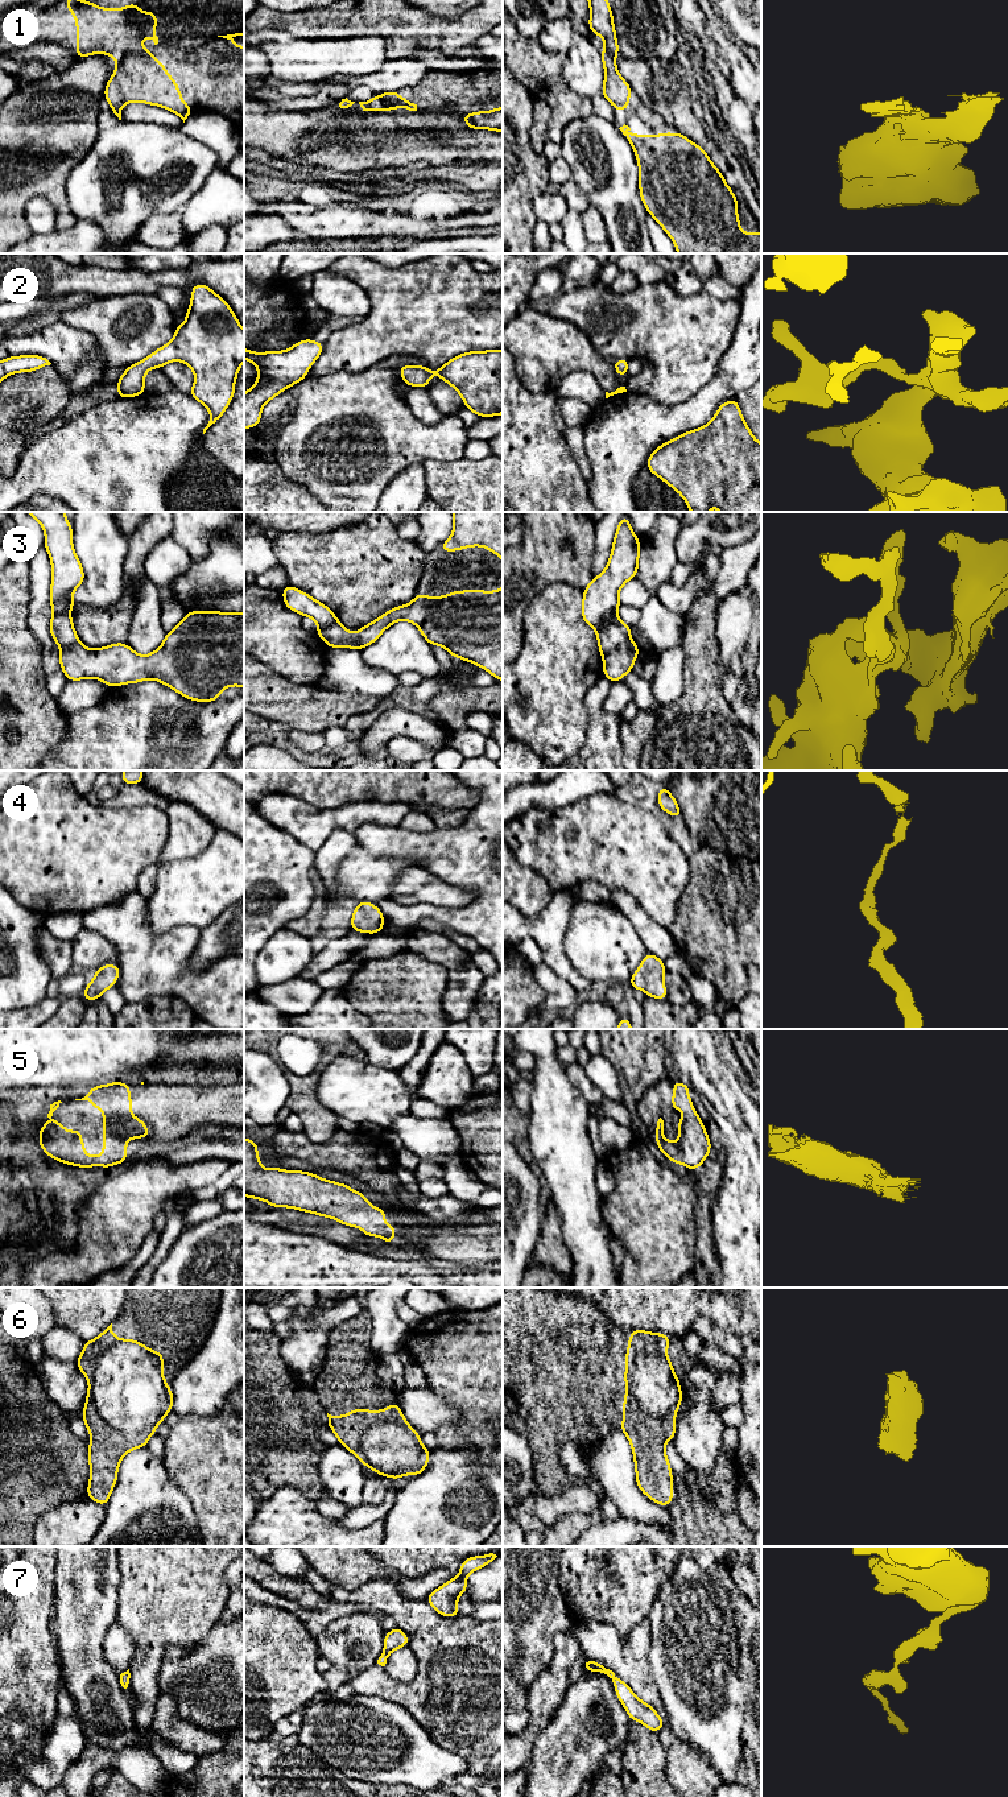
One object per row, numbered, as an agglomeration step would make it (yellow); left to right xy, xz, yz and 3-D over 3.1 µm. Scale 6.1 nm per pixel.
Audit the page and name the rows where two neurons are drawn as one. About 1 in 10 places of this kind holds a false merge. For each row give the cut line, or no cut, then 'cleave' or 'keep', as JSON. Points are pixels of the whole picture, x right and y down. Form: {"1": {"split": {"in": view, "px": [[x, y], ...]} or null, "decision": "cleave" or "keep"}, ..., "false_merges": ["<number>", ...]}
{"1": {"split": {"in": "xy", "px": [[141, 50], [116, 57]]}, "decision": "cleave"}, "2": {"split": null, "decision": "keep"}, "3": {"split": {"in": "yz", "px": [[630, 637], [622, 641], [603, 660]]}, "decision": "cleave"}, "4": {"split": null, "decision": "keep"}, "5": {"split": null, "decision": "keep"}, "6": {"split": null, "decision": "keep"}, "7": {"split": null, "decision": "keep"}, "false_merges": ["1", "3"]}

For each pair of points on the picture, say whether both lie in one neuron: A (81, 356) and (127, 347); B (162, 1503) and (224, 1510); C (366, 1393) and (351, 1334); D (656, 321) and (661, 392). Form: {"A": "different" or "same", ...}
{"A": "different", "B": "different", "C": "same", "D": "same"}

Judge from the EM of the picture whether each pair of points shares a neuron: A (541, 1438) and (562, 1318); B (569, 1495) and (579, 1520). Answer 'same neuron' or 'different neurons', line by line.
A: same neuron
B: different neurons

